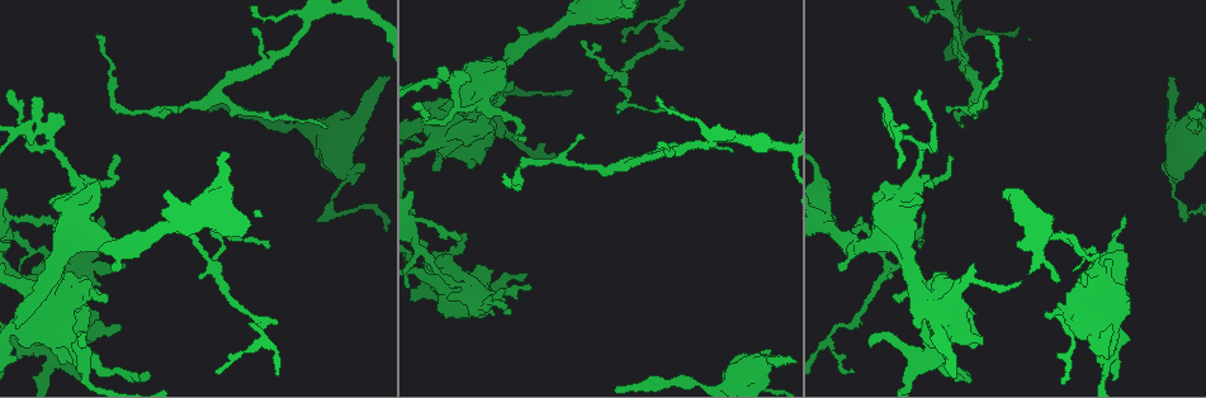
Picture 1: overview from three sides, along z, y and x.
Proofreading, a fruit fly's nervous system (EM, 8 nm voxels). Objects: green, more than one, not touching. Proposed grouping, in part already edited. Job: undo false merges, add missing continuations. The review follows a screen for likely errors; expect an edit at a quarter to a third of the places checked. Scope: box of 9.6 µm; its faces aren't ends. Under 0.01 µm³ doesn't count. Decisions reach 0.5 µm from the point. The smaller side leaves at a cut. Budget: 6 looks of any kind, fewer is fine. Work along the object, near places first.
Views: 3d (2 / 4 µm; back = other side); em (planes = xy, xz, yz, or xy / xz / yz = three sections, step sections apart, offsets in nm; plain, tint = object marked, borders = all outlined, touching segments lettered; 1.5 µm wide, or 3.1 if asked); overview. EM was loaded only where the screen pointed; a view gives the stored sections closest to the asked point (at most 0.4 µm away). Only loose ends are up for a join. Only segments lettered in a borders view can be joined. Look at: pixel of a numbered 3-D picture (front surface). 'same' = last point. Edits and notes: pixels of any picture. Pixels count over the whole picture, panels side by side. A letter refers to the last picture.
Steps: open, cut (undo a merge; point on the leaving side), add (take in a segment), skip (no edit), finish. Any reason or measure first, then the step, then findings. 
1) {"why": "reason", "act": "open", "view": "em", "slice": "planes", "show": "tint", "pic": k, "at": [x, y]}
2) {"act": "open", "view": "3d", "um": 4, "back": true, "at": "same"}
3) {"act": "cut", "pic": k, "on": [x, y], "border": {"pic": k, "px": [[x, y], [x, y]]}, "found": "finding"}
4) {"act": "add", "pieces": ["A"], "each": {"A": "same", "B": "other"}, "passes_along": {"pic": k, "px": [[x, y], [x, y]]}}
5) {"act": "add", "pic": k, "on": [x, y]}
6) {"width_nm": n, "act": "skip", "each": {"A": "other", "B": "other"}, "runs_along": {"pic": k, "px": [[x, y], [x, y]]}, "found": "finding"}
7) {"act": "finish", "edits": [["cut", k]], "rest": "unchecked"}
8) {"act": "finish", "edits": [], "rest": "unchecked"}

{"why": "thick end", "act": "open", "view": "em", "slice": "xy", "step": 8, "show": "borders", "pic": 1, "at": [22, 346]}

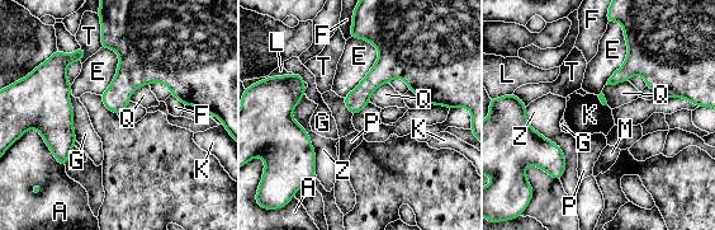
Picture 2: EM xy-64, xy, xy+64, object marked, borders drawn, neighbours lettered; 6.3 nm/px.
{"act": "skip", "each": {"A": "other", "E": "other", "F": "other", "G": "other", "K": "other", "L": "other", "M": "other", "P": "other", "Q": "other", "T": "other", "Z": "other"}, "found": "no lettered segment goes on from it"}

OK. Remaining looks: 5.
{"why": "branch point", "act": "open", "view": "3d", "um": 2, "pic": 1, "at": [1064, 237]}

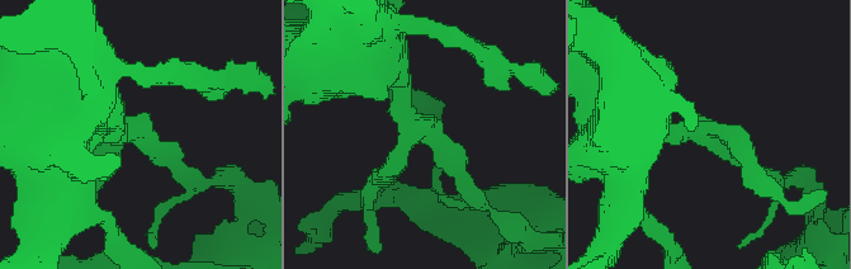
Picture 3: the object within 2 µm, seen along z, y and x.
{"act": "open", "view": "em", "slice": "planes", "show": "borders", "pic": 3, "at": [709, 138]}

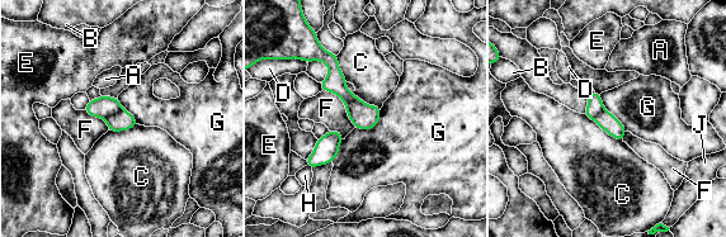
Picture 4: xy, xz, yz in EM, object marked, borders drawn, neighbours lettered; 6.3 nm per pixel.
{"act": "cut", "pic": 4, "on": [366, 117], "each": {"A": "other", "B": "other", "C": "other", "D": "other", "E": "other", "F": "other", "G": "other", "H": "other", "J": "other"}, "border": {"pic": 4, "px": [[362, 103], [353, 103], [348, 115]]}, "found": "a second neuron is stuck on"}

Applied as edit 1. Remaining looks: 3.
{"why": "redraw", "act": "open", "view": "overview"}

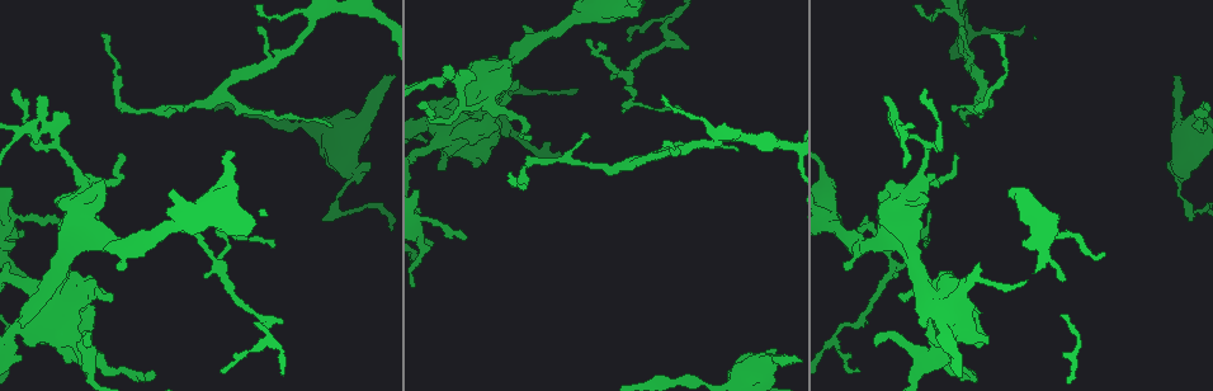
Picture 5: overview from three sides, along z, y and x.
{"why": "tapers out", "act": "open", "view": "3d", "um": 2, "back": true, "pic": 5, "at": [220, 369]}

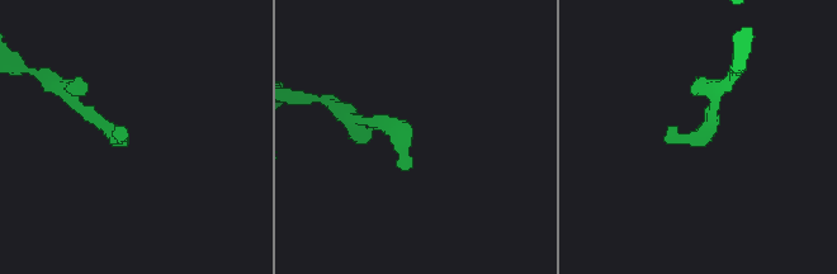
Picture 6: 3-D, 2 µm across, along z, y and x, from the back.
{"why": "need the tissue", "act": "open", "view": "em", "slice": "xz", "step": 4, "show": "borders", "pic": 6, "at": [408, 168]}

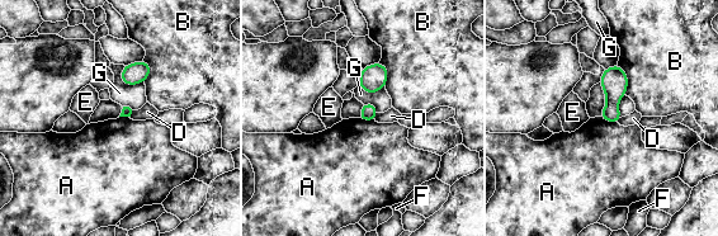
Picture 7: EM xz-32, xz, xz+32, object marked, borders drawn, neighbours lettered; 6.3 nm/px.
{"act": "skip", "each": {"A": "other", "B": "other", "D": "other", "E": "other", "F": "other", "G": "other"}, "border": {"pic": 7, "px": [[600, 116], [617, 123]]}, "found": "none of them fits"}

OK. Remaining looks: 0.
{"act": "finish", "edits": [["cut", 4]], "rest": "unchecked"}

